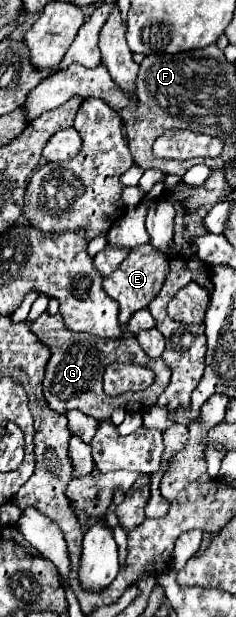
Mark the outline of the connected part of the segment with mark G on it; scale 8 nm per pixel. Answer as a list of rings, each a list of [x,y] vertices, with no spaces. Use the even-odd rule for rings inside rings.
[[[42,313],[38,317],[38,321],[32,325],[32,331],[50,349],[50,361],[46,363],[46,379],[44,379],[44,397],[46,397],[50,409],[54,409],[60,415],[76,409],[88,417],[106,421],[106,419],[110,419],[110,413],[116,407],[122,407],[126,411],[142,411],[144,407],[156,405],[160,393],[170,383],[170,377],[172,377],[170,369],[164,365],[162,359],[150,359],[138,345],[134,333],[130,335],[128,331],[124,331],[122,337],[106,339],[106,341],[102,341],[100,337],[94,337],[90,333],[72,333],[72,331],[64,329],[64,321],[62,321],[60,313],[56,313],[56,315]],[[114,355],[116,355],[116,361],[132,361],[136,365],[148,365],[156,373],[154,385],[148,387],[146,391],[124,393],[122,397],[106,395],[102,389],[102,375],[104,375],[106,365],[110,365],[114,361]]]

